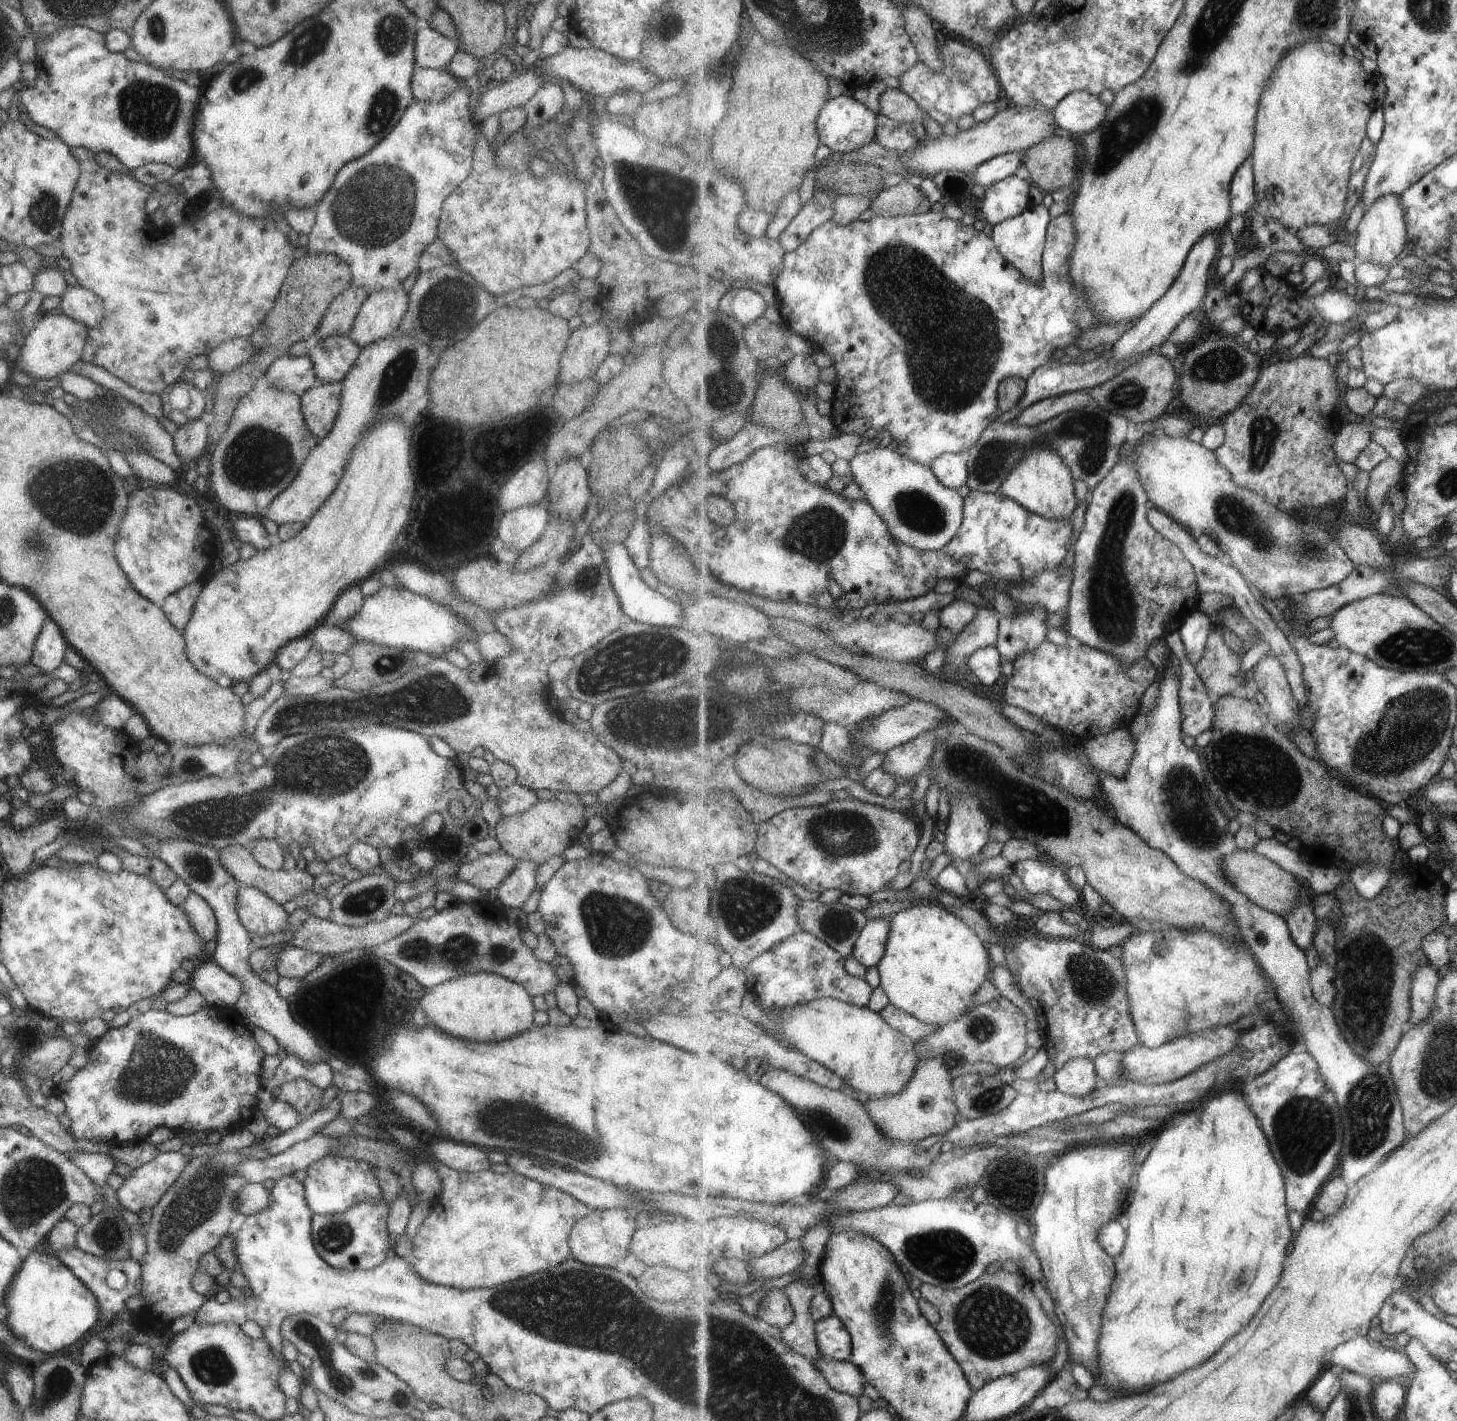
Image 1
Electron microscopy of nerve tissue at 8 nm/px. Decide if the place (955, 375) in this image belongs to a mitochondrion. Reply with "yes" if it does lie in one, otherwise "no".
yes

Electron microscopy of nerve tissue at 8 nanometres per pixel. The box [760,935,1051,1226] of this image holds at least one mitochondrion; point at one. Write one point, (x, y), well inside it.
(836, 1131)

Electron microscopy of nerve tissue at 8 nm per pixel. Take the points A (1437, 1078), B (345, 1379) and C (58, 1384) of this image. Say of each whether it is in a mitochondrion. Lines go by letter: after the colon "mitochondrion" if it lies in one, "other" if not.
A: mitochondrion
B: mitochondrion
C: mitochondrion

